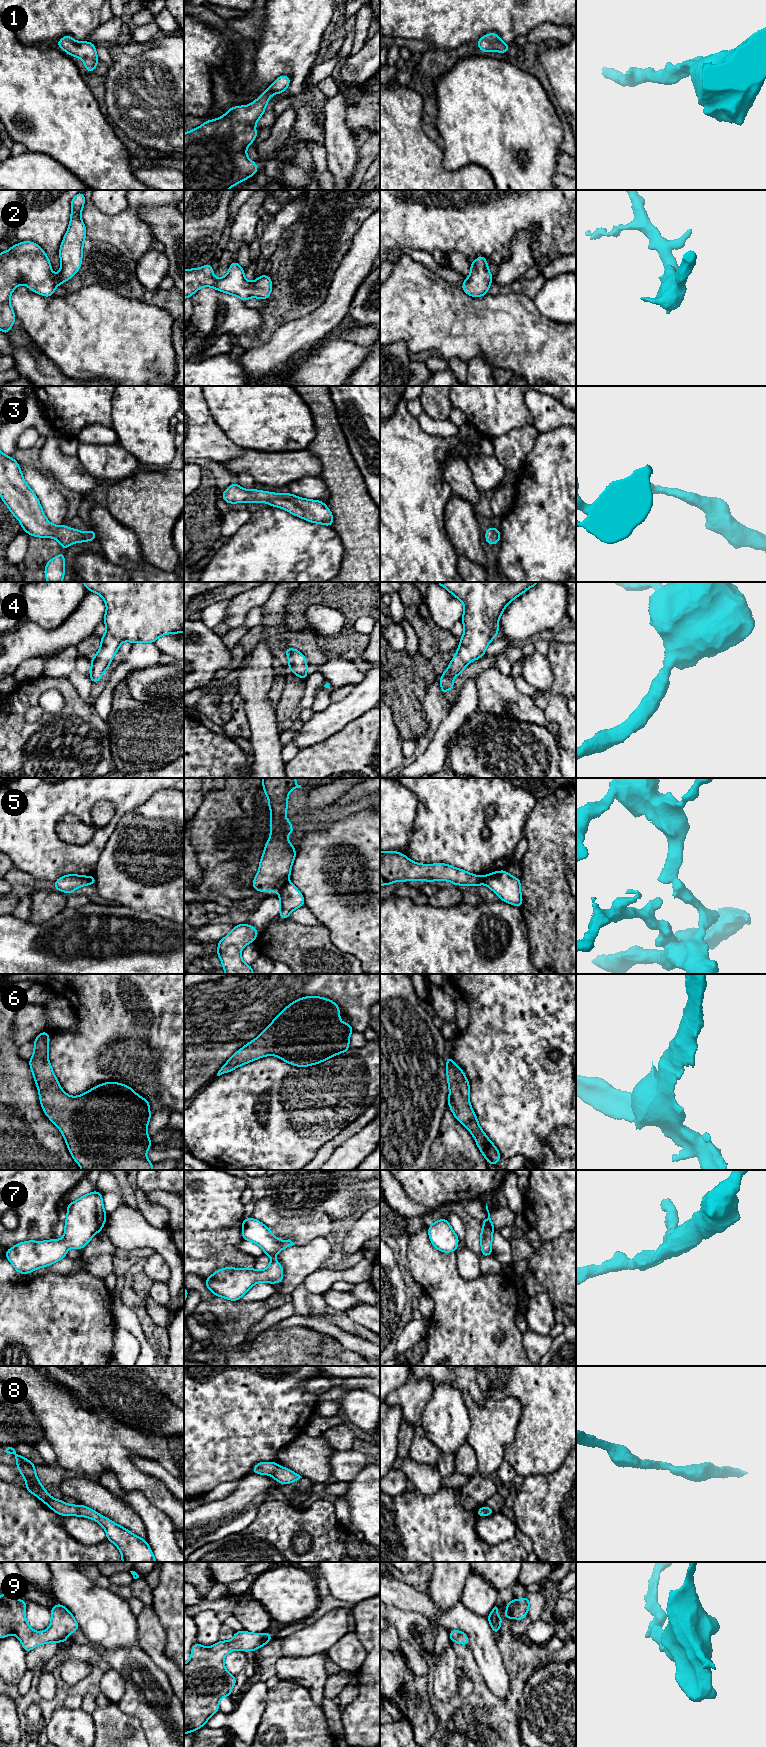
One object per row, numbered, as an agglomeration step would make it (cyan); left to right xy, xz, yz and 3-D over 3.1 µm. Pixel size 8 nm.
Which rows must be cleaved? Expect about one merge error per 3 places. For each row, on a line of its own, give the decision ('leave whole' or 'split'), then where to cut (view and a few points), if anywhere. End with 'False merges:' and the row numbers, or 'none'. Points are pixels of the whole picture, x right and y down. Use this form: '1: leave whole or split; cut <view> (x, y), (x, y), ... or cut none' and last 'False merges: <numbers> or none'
1: leave whole; cut none
2: leave whole; cut none
3: leave whole; cut none
4: leave whole; cut none
5: split; cut xz (288, 881), (278, 890)
6: leave whole; cut none
7: leave whole; cut none
8: leave whole; cut none
9: leave whole; cut none
False merges: 5

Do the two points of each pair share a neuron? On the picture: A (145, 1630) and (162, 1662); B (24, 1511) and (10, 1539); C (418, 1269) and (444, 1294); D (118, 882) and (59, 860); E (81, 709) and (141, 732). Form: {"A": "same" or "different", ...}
{"A": "same", "B": "same", "C": "same", "D": "different", "E": "different"}

